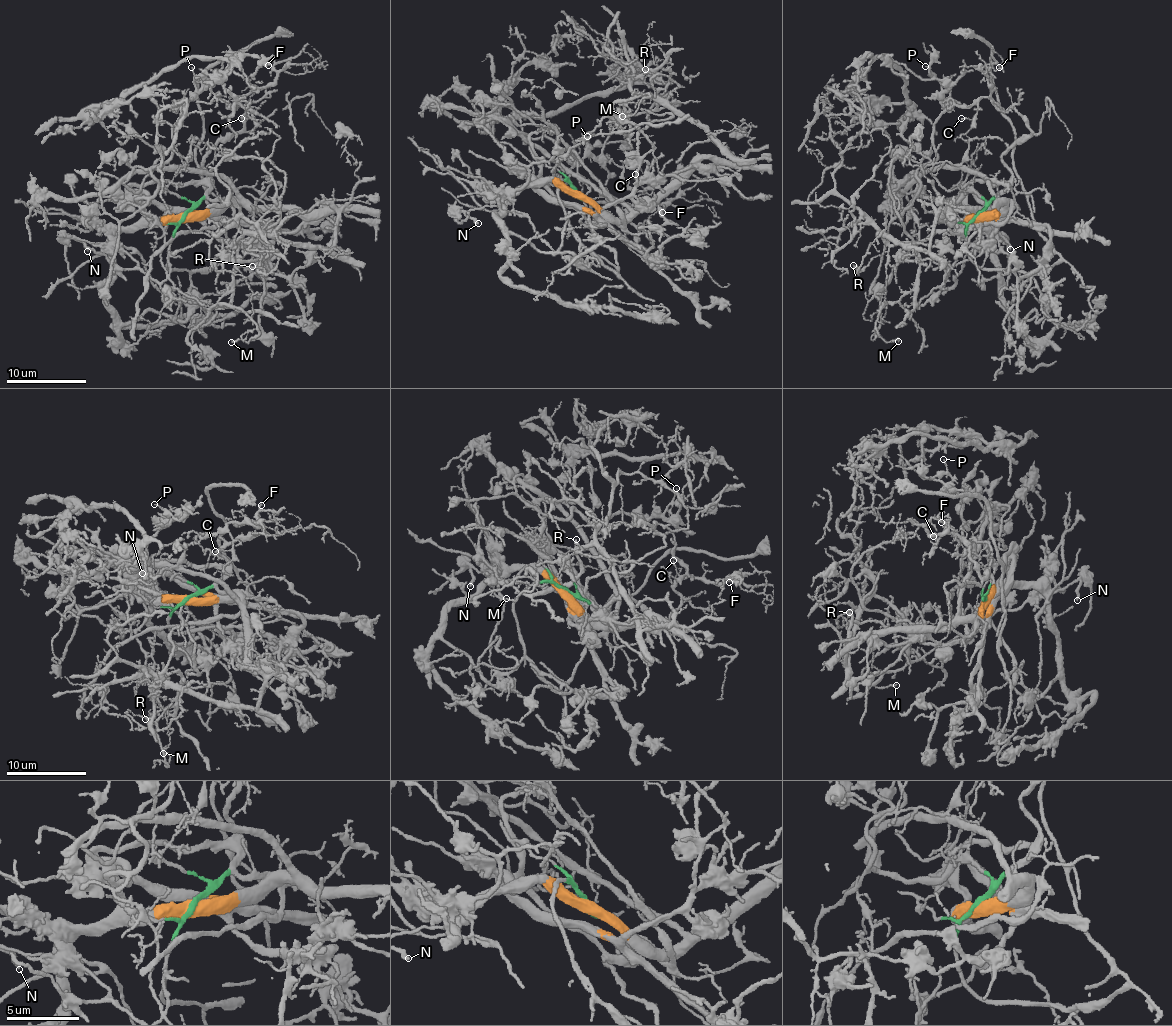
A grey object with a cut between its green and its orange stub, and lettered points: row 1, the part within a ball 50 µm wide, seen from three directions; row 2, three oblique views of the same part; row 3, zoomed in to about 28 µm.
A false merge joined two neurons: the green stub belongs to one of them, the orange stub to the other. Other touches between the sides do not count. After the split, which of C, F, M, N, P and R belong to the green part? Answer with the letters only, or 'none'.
C, F, P

